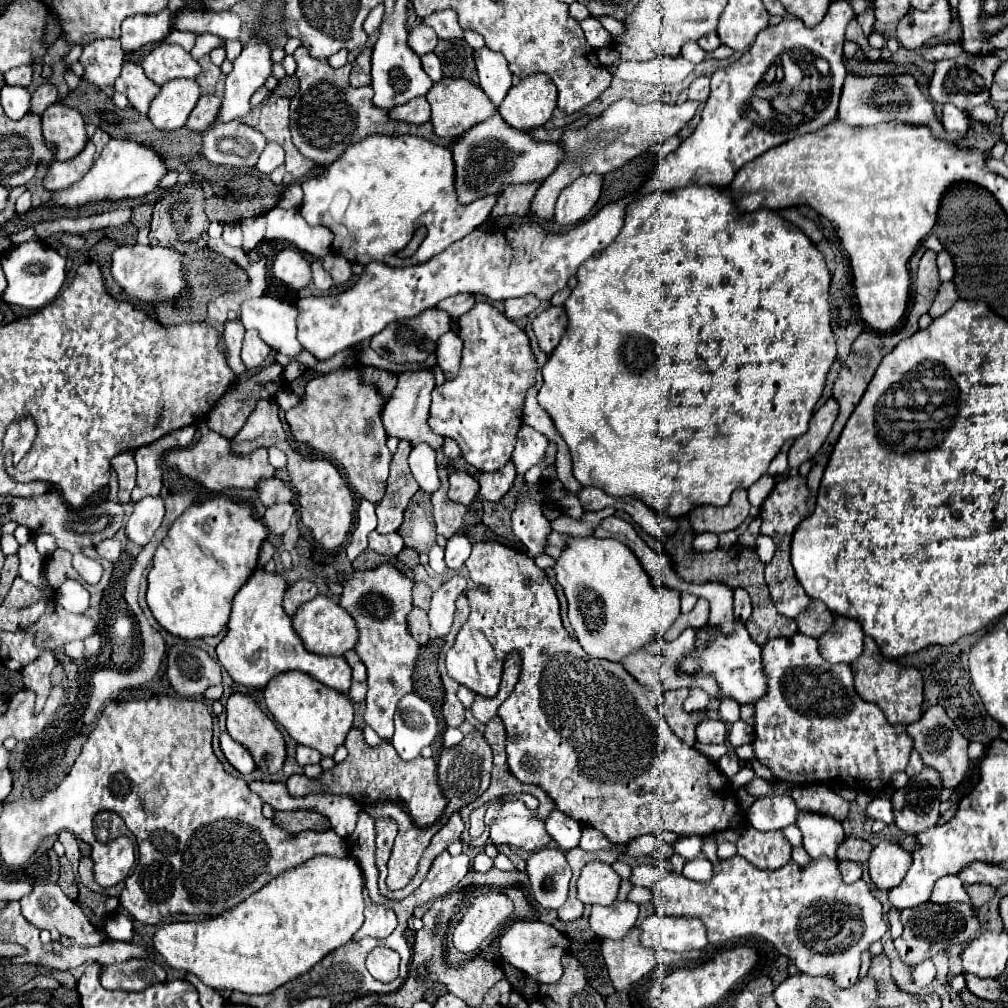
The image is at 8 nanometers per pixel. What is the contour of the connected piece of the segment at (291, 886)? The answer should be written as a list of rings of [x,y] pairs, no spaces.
[[[315,855],[309,863],[301,863],[275,879],[231,911],[209,921],[169,923],[159,927],[153,937],[155,949],[173,969],[195,973],[205,985],[217,991],[241,991],[247,995],[263,995],[281,987],[289,979],[307,973],[327,953],[349,943],[363,925],[363,871],[353,855],[331,857]]]

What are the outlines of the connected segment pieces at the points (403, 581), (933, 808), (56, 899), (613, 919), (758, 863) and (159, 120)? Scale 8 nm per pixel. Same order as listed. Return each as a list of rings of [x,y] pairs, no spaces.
[[[383,563],[371,571],[355,571],[343,583],[343,595],[339,599],[339,605],[357,623],[359,639],[355,651],[367,665],[369,691],[365,699],[365,723],[373,727],[385,741],[389,741],[393,735],[393,715],[401,695],[413,691],[411,675],[419,655],[419,645],[407,629],[407,613],[413,609],[411,589],[413,581],[405,573],[391,563]]]
[[[925,767],[919,775],[909,779],[903,789],[897,789],[891,797],[895,825],[907,833],[917,835],[927,827],[937,825],[939,819],[939,795],[941,795],[941,779],[931,767]]]
[[[55,883],[35,885],[33,893],[21,899],[21,909],[23,909],[23,917],[31,925],[39,929],[47,929],[55,943],[71,947],[71,945],[97,945],[101,941],[101,933],[89,923],[81,907],[75,901],[71,901]]]
[[[615,901],[613,905],[593,905],[591,929],[597,939],[621,939],[637,921],[639,905],[633,901]]]
[[[745,823],[745,827],[741,829],[741,837],[737,839],[737,855],[745,857],[747,861],[751,861],[755,867],[759,869],[779,869],[785,863],[789,863],[791,859],[791,845],[789,841],[781,835],[781,831],[757,831],[755,827],[749,827]]]
[[[173,79],[165,83],[159,95],[153,99],[149,109],[149,119],[157,129],[175,131],[185,125],[189,113],[201,97],[201,87],[197,79]]]

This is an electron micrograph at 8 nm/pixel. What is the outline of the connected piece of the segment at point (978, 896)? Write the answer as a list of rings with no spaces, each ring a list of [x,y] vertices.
[[[965,885],[965,891],[969,893],[971,901],[975,907],[981,907],[983,903],[991,901],[991,897],[995,895],[995,887],[985,887],[985,885]]]

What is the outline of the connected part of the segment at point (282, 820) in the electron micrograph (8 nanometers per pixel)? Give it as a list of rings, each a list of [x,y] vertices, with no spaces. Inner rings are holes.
[[[275,811],[273,821],[289,833],[299,833],[305,829],[319,829],[319,831],[329,829],[329,821],[313,811]]]

